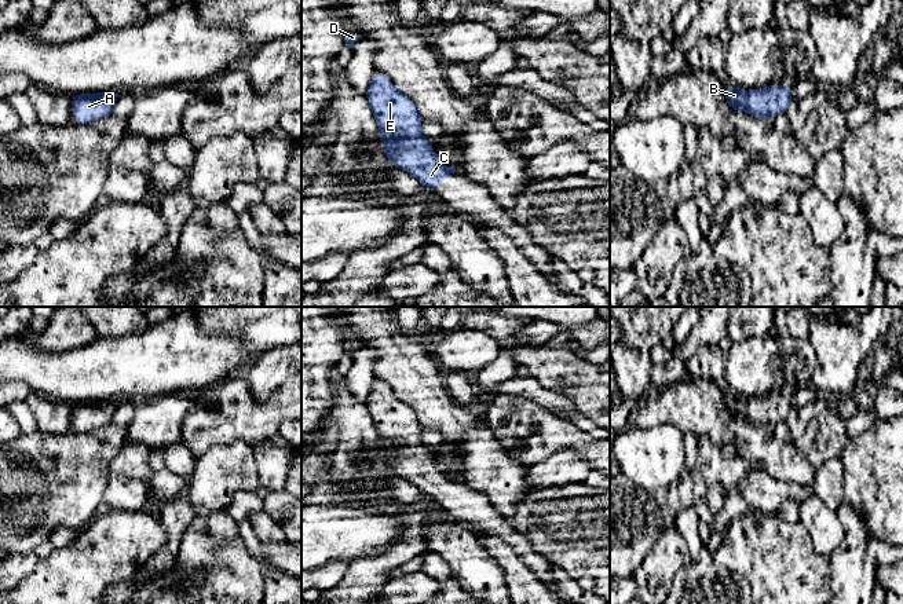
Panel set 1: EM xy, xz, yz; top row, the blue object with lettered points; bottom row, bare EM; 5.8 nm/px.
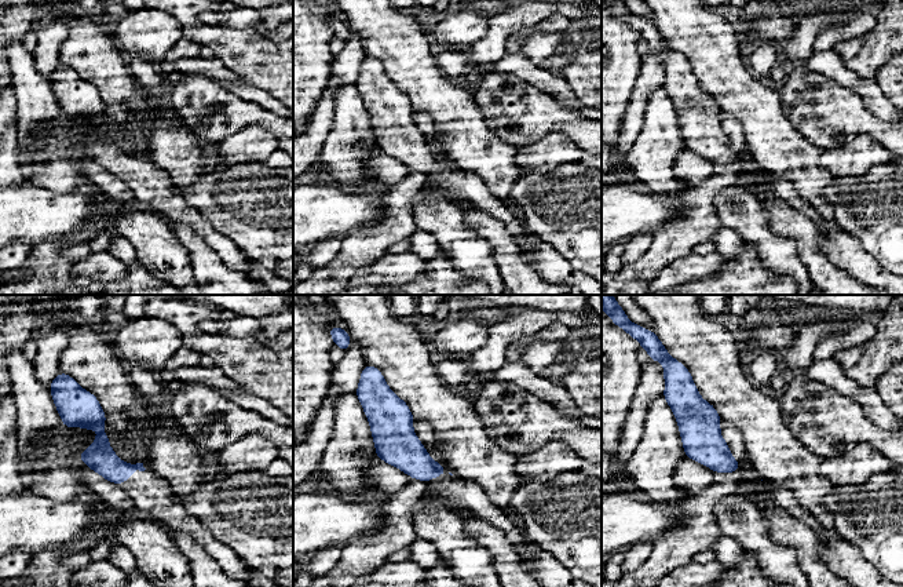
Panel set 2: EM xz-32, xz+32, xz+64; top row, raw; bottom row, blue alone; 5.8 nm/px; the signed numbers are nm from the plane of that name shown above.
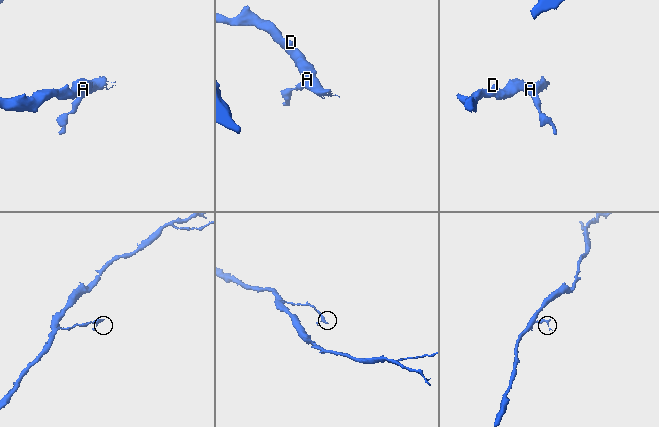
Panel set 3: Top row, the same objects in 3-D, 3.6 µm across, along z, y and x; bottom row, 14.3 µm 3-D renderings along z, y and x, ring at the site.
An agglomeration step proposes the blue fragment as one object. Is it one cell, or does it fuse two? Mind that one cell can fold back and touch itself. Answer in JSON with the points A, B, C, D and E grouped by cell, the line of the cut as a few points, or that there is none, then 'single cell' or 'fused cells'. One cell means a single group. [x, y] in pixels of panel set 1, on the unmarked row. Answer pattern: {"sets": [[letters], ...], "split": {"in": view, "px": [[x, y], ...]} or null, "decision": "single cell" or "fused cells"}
{"sets": [["A", "B", "C", "D", "E"]], "split": null, "decision": "single cell"}

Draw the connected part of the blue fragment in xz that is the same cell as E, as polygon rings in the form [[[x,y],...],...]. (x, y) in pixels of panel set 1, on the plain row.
[[[376,380],[365,403],[379,432],[383,457],[395,476],[432,498],[449,483],[460,480],[439,471],[434,455],[421,443],[423,427],[414,410],[399,400],[385,382]]]

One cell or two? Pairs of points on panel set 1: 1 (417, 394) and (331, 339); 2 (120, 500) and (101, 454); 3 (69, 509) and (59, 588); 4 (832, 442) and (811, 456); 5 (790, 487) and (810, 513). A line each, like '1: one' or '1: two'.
1: two
2: two
3: two
4: one
5: two

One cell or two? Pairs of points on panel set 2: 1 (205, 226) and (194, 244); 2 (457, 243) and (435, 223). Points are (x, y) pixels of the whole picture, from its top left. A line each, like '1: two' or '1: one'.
1: two
2: one

